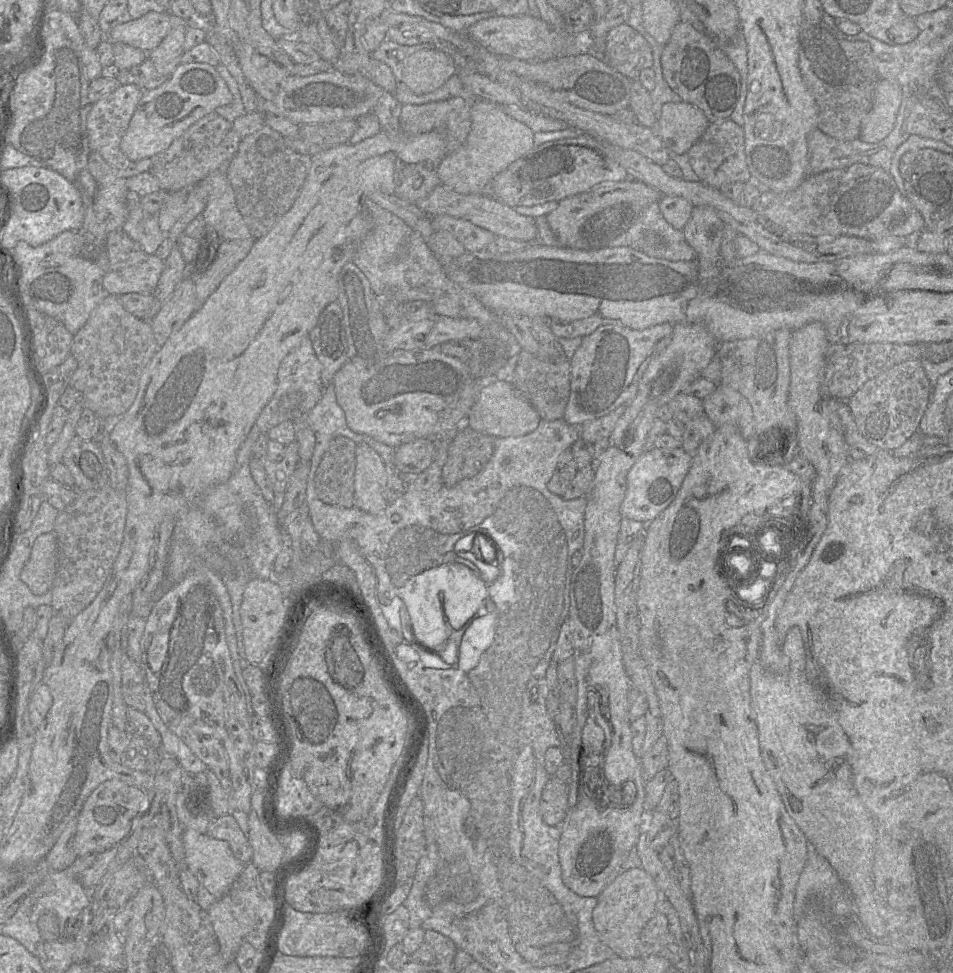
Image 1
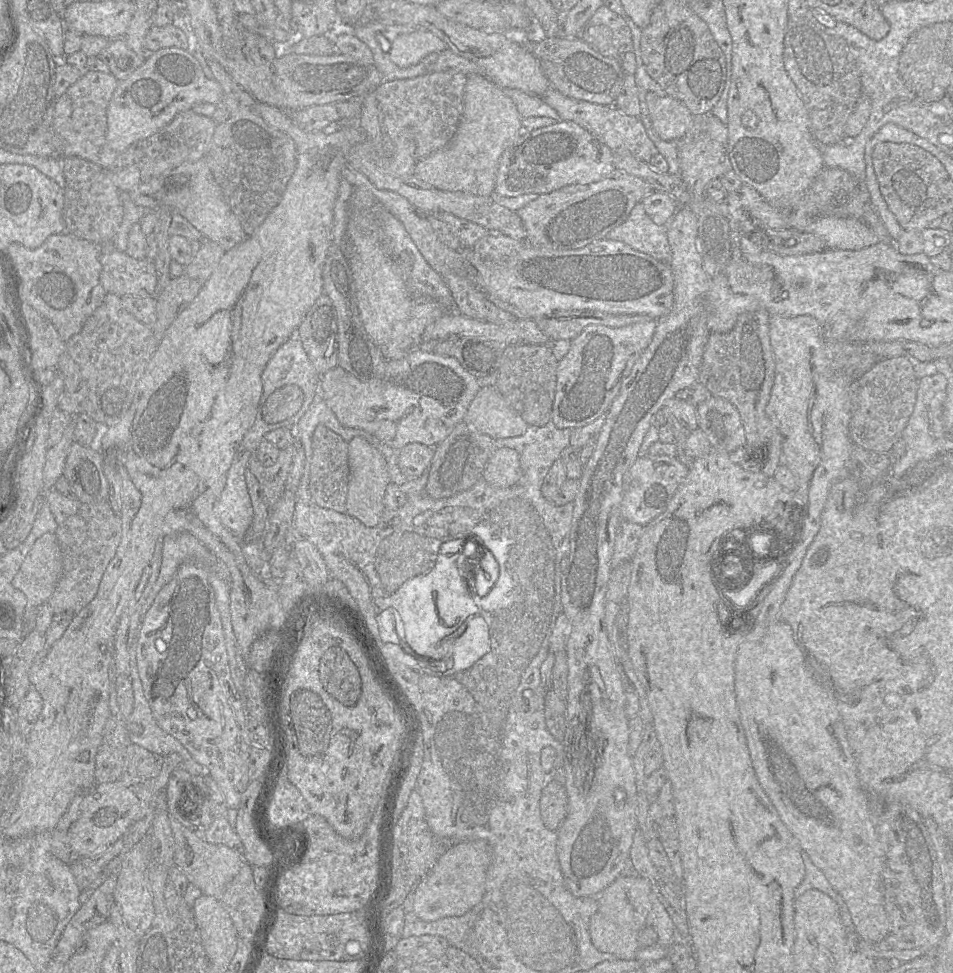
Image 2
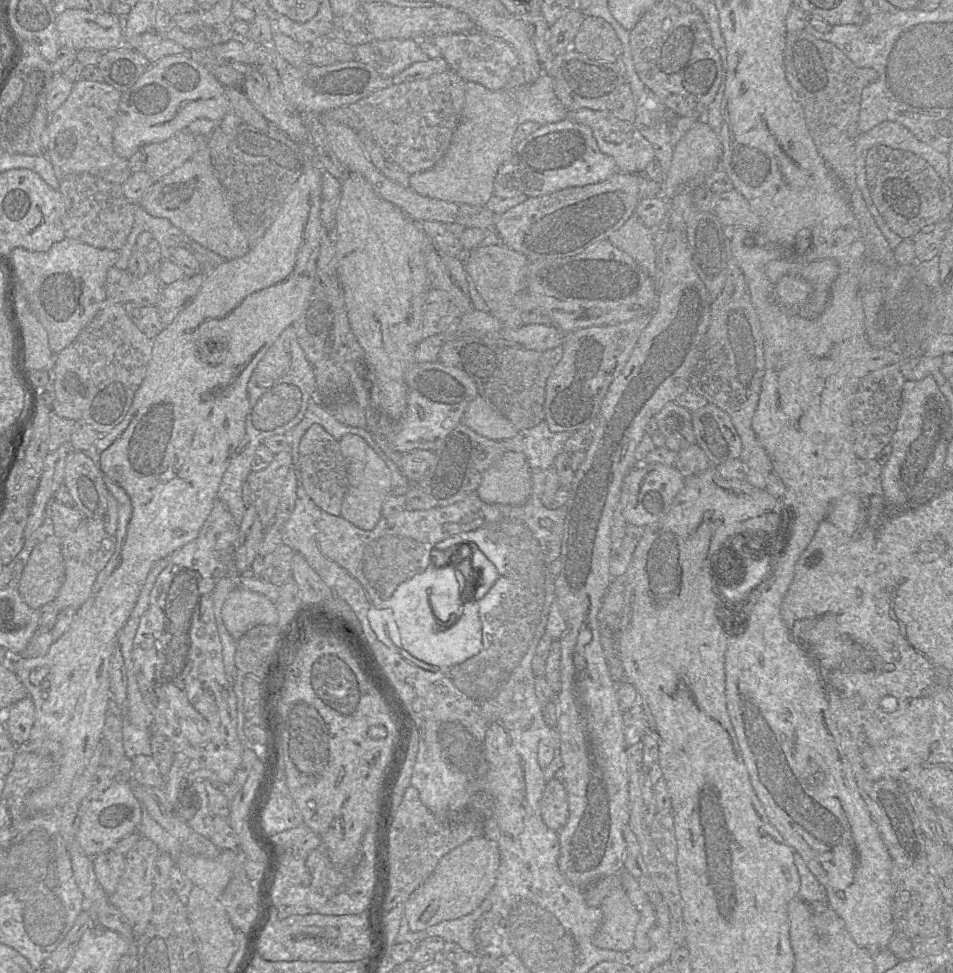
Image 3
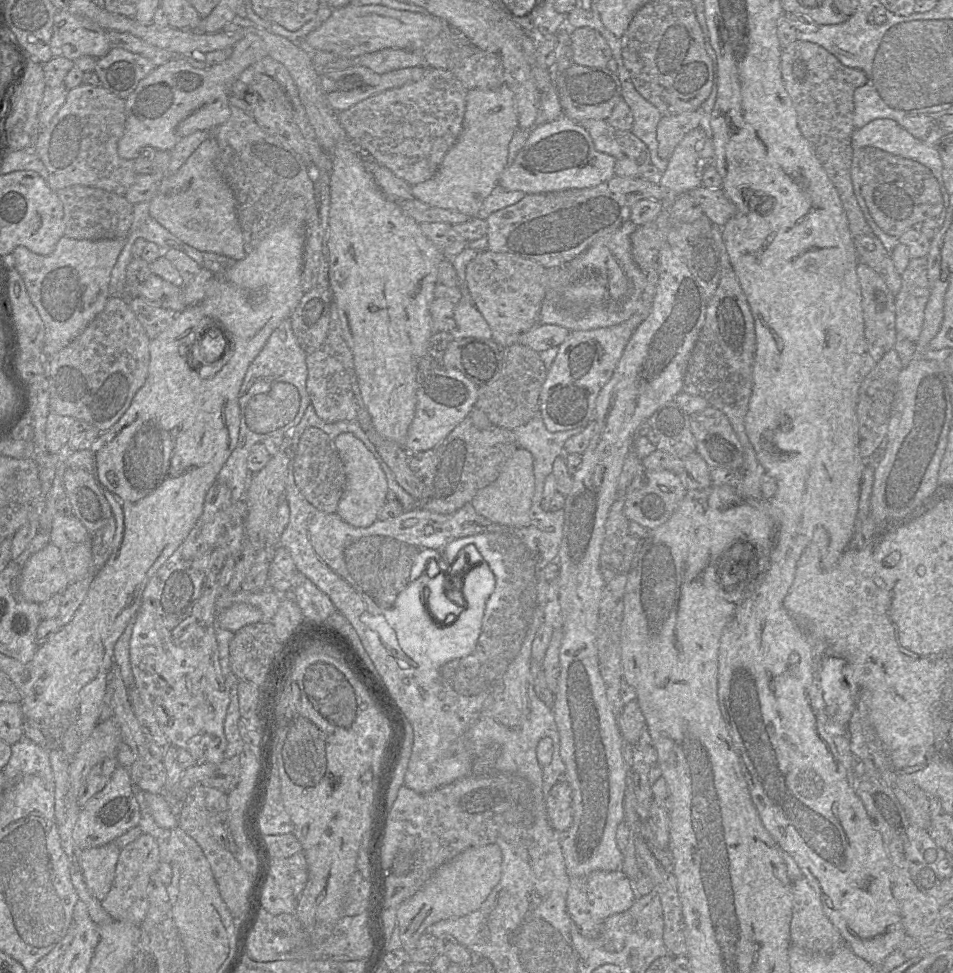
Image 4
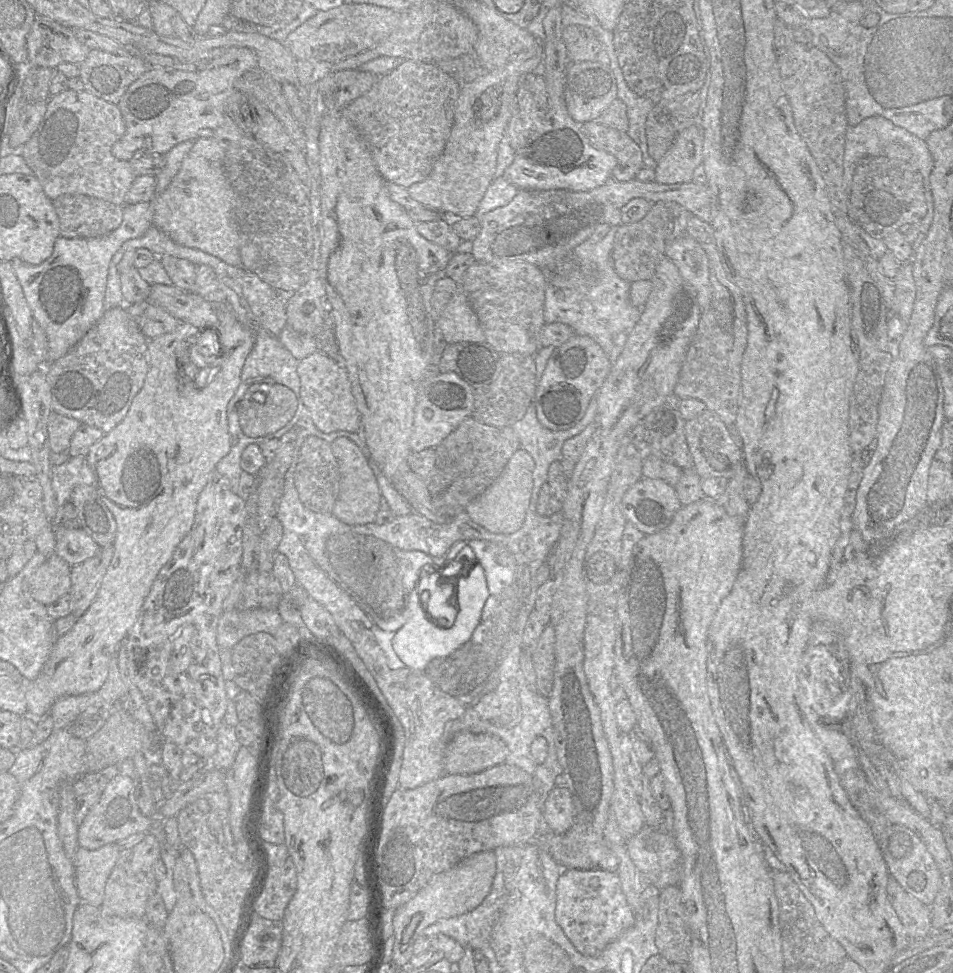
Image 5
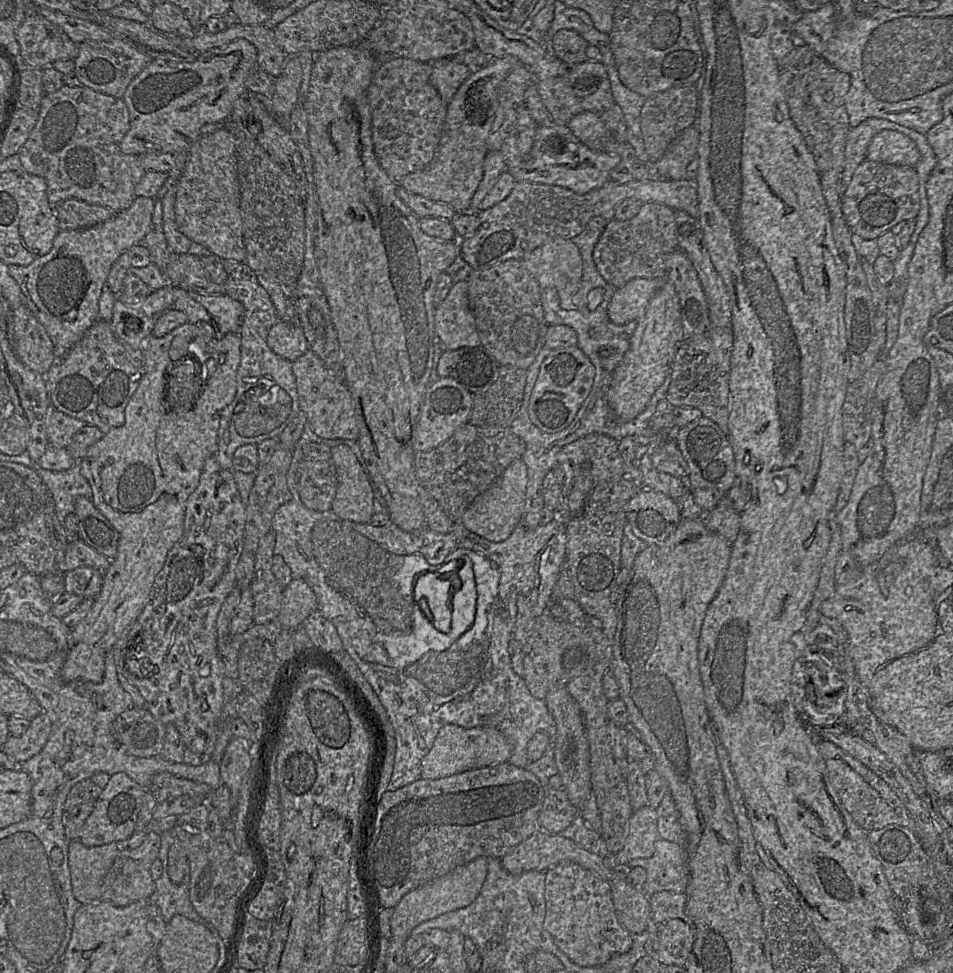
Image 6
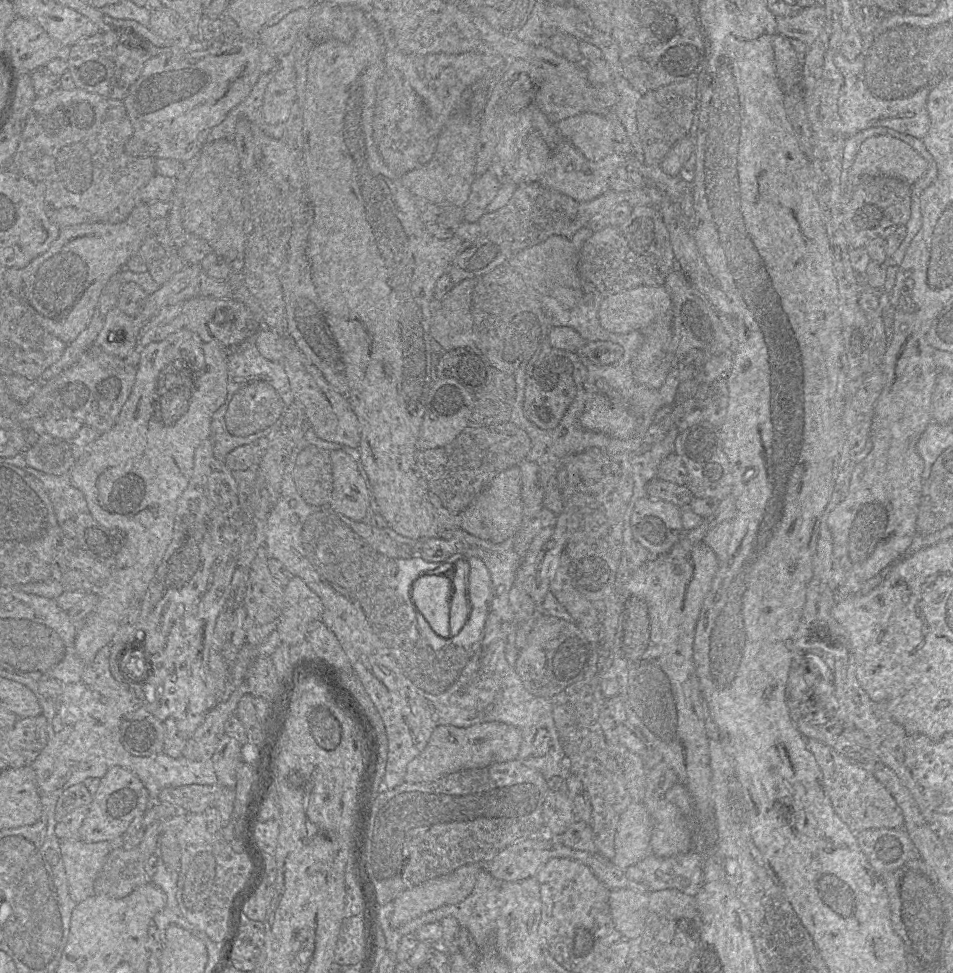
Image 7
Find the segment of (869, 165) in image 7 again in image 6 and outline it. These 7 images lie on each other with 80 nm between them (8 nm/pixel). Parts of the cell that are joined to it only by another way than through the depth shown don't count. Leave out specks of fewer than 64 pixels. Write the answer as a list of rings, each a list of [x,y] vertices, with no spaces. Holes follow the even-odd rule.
[[[890,130],[871,140],[866,160],[914,168],[920,159],[916,144],[907,136]]]

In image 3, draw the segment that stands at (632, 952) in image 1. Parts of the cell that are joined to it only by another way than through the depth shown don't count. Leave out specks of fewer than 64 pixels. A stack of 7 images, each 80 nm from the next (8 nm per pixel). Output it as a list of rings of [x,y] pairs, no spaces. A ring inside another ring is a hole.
[[[625,889],[612,891],[602,902],[603,922],[593,944],[601,949],[624,952],[634,948],[635,931],[640,913],[630,901]]]

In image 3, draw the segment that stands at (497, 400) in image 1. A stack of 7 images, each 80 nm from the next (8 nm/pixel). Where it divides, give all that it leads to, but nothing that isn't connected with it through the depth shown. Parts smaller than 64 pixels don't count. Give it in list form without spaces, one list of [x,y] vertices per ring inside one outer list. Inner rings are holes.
[[[482,394],[469,403],[462,423],[478,434],[497,441],[512,438],[519,431]]]

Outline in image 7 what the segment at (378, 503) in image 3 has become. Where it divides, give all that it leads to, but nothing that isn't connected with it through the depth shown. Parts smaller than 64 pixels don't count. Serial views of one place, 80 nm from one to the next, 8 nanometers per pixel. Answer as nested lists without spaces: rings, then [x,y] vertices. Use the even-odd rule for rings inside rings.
[[[341,449],[330,454],[333,492],[329,505],[350,520],[362,522],[370,507],[371,491],[350,455]]]

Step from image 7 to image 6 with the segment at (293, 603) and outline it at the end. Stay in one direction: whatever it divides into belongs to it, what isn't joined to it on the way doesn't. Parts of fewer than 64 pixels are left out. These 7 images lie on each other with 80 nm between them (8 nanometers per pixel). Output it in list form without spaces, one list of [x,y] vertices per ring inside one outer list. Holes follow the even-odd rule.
[[[292,579],[282,593],[278,614],[281,628],[293,631],[315,611],[318,611],[318,602],[314,592],[303,580]]]

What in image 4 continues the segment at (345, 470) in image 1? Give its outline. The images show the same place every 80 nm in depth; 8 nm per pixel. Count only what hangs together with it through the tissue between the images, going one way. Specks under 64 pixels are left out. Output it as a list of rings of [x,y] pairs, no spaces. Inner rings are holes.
[[[308,427],[294,453],[293,469],[296,485],[304,497],[319,510],[336,513],[344,492],[346,475],[343,462],[329,435],[319,428]]]

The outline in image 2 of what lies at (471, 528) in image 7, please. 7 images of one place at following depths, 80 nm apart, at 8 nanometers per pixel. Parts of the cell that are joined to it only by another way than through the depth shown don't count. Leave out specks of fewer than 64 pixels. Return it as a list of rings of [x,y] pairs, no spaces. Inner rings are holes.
[[[500,448],[489,459],[483,476],[488,484],[507,488],[516,485],[522,477],[519,453],[511,448]]]

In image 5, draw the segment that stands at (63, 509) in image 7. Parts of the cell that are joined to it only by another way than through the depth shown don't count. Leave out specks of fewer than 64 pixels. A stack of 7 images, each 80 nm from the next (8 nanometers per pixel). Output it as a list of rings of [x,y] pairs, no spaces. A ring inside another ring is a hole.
[[[85,456],[69,457],[61,465],[51,465],[52,489],[57,507],[70,501],[71,492],[78,485],[96,485],[94,474]]]

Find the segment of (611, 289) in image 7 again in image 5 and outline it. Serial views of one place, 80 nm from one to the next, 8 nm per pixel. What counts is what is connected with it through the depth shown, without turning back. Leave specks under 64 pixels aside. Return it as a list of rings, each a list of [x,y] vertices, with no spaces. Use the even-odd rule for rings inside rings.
[[[658,202],[652,205],[648,214],[640,221],[617,227],[612,249],[613,267],[617,275],[629,283],[652,280],[660,261],[666,256],[666,246],[685,234],[687,222],[693,216],[678,203]]]

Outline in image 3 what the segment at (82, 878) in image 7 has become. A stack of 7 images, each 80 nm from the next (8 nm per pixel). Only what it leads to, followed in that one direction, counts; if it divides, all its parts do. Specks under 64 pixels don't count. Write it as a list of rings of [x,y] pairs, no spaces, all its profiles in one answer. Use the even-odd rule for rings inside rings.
[[[108,850],[91,859],[100,887],[108,896],[113,894],[124,871],[124,855]]]

